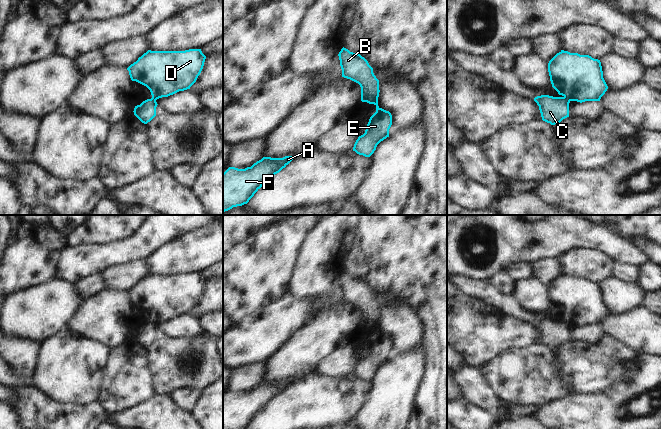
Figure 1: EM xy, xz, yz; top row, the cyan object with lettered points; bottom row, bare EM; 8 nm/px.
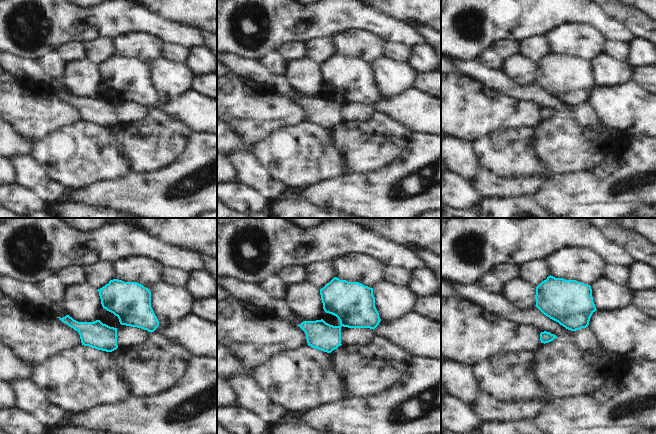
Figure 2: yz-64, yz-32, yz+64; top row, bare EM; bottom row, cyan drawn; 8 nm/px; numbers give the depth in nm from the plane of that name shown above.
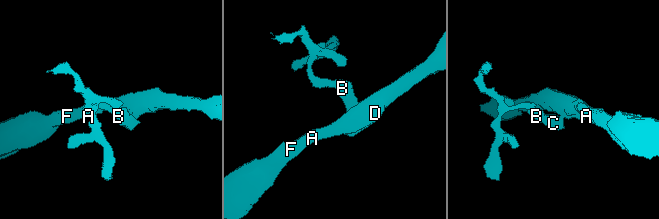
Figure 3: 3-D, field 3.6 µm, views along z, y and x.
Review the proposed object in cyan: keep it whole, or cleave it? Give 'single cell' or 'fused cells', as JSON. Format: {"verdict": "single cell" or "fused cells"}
{"verdict": "fused cells"}

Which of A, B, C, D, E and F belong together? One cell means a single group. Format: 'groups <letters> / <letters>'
groups A D E F / B C

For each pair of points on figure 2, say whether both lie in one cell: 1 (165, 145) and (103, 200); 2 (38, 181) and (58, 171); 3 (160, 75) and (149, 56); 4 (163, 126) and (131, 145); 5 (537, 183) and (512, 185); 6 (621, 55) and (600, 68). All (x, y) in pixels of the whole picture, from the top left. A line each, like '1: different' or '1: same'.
1: different
2: different
3: different
4: same
5: same
6: different

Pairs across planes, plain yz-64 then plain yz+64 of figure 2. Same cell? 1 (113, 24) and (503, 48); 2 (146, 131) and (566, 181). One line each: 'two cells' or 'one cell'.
1: two cells
2: two cells

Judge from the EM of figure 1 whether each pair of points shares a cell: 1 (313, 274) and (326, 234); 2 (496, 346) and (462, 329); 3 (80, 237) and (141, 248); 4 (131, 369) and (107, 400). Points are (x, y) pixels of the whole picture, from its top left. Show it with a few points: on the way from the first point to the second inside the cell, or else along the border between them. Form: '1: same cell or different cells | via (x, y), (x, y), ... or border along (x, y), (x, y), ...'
1: same cell | via (320, 264), (324, 244)
2: same cell | via (488, 338), (478, 330), (470, 329)
3: different cells | border along (132, 233), (120, 240), (109, 243), (87, 244)
4: same cell | via (127, 377), (127, 380), (115, 392)

